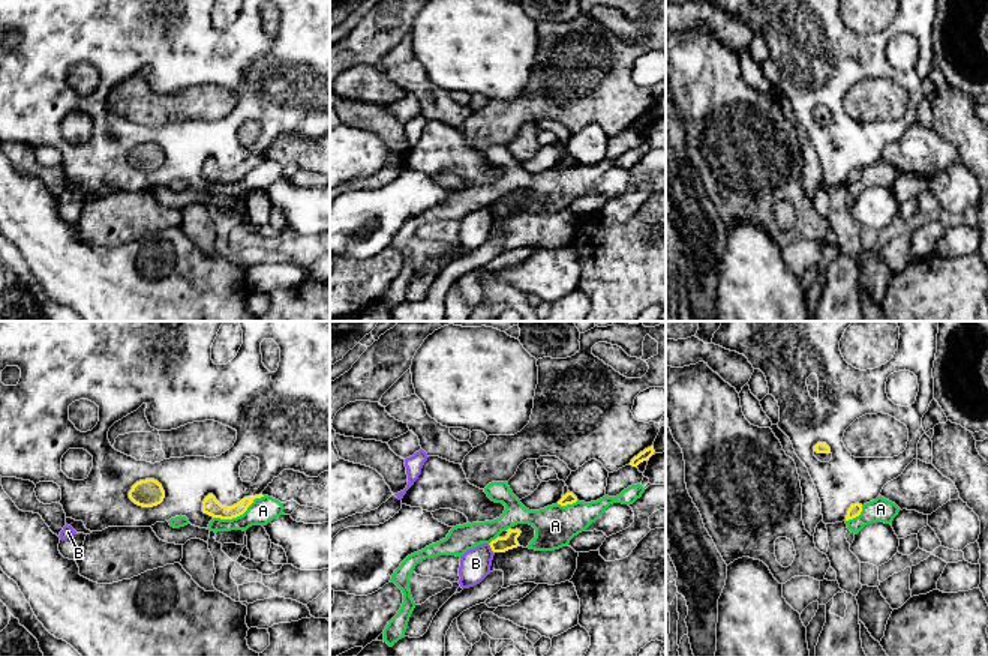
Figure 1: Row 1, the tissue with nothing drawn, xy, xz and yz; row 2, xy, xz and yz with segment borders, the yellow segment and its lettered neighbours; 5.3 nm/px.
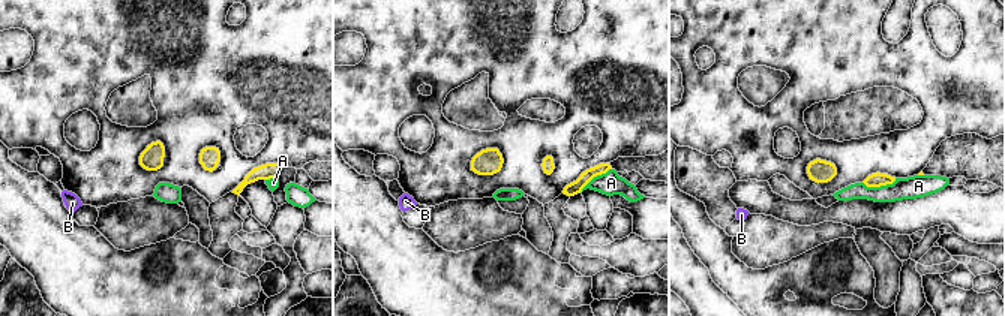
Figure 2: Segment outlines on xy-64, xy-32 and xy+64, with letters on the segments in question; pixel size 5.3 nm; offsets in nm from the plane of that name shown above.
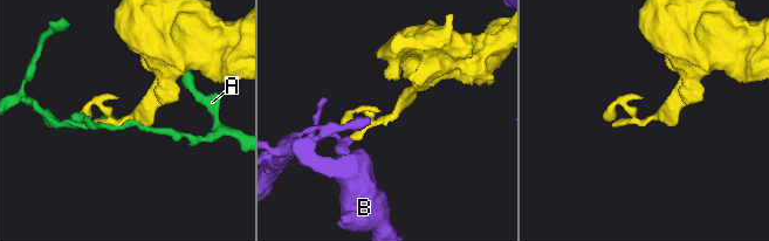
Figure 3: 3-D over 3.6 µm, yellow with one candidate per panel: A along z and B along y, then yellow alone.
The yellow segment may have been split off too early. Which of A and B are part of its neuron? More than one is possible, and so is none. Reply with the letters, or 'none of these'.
none of these

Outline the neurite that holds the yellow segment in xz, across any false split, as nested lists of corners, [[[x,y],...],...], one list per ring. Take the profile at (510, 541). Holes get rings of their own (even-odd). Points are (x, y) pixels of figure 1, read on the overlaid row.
[[[508,528],[507,531],[508,533],[505,537],[496,537],[489,543],[493,552],[505,552],[508,549],[520,546],[517,537],[520,536],[522,531],[517,528],[516,530]]]

